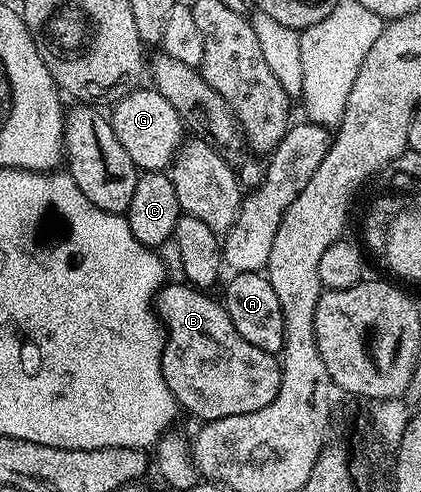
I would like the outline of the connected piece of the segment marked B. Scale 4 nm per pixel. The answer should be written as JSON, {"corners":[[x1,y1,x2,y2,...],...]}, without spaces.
{"corners":[[167,283,156,293,153,306,165,330,161,363,165,383,169,391,173,391,176,402,186,412,188,409,193,416,200,417,198,420,203,423,214,421,217,415,248,413,273,403,283,382,280,358,269,351,261,351,261,347,253,347,253,343,245,340,237,327,233,327,233,319,229,319,229,311,223,306,222,300,215,298,214,301,211,295,194,285]]}

